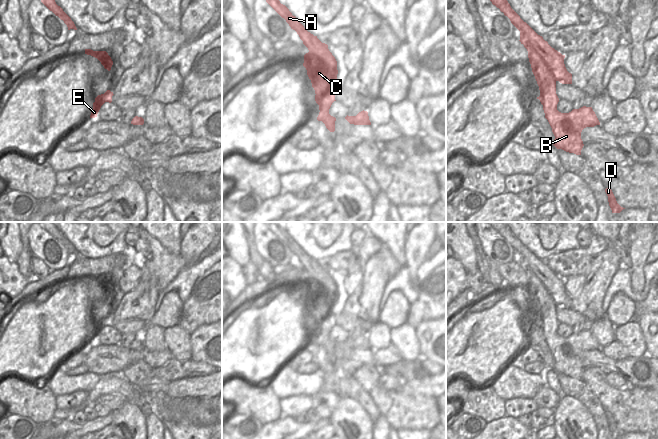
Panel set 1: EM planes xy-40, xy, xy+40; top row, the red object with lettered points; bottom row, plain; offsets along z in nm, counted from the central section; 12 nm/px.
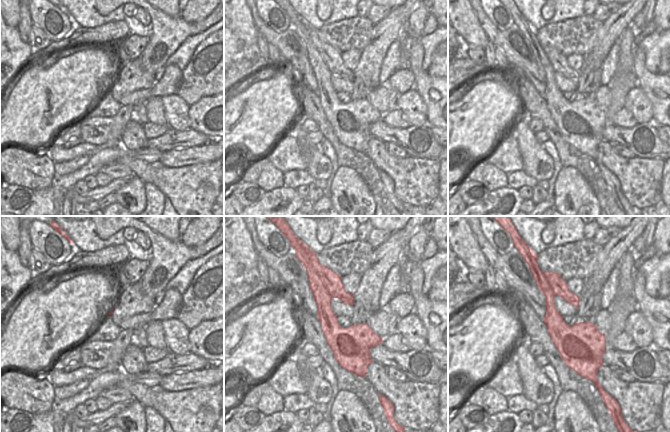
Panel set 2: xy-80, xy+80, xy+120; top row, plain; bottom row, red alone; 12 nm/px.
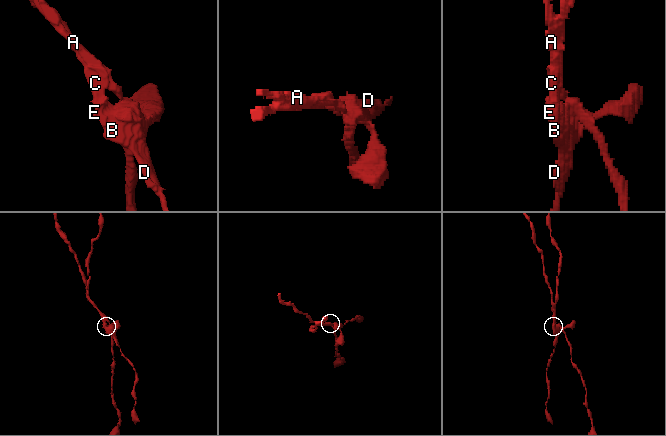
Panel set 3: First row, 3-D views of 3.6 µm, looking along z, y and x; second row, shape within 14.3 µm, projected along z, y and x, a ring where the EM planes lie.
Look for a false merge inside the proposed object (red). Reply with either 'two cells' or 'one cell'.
two cells

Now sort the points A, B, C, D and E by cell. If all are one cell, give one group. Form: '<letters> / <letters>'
A / B C D E

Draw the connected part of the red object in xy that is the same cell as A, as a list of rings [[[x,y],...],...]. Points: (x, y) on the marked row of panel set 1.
[[[266,0],[266,2],[289,24],[291,29],[298,32],[303,44],[308,48],[309,52],[316,55],[324,68],[327,70],[332,81],[337,79],[337,61],[328,49],[328,45],[322,43],[317,36],[308,32],[304,26],[296,19],[289,9],[280,3],[279,0]]]

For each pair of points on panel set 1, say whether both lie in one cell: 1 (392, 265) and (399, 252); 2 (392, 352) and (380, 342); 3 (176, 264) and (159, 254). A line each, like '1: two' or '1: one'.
1: two
2: two
3: one

